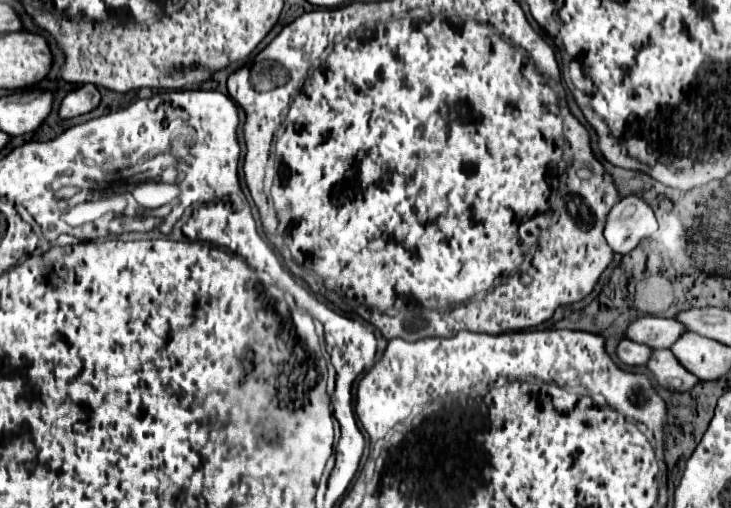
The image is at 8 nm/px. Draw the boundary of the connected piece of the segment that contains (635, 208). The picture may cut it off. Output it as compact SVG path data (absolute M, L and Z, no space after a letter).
M622 198L608 214L604 236L616 254L628 254L638 242L658 228L650 206L636 198Z

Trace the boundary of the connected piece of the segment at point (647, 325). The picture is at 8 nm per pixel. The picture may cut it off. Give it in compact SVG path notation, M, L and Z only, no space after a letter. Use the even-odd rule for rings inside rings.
M640 316L624 330L624 338L646 344L648 348L670 348L678 334L684 334L682 326L674 318L658 318L658 316Z

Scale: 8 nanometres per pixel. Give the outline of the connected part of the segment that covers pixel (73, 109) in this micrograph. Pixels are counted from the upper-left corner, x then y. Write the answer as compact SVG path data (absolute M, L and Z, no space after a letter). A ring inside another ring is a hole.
M84 84L64 96L64 100L60 102L60 108L58 108L58 116L60 118L74 118L74 116L94 110L98 104L100 104L98 88Z

